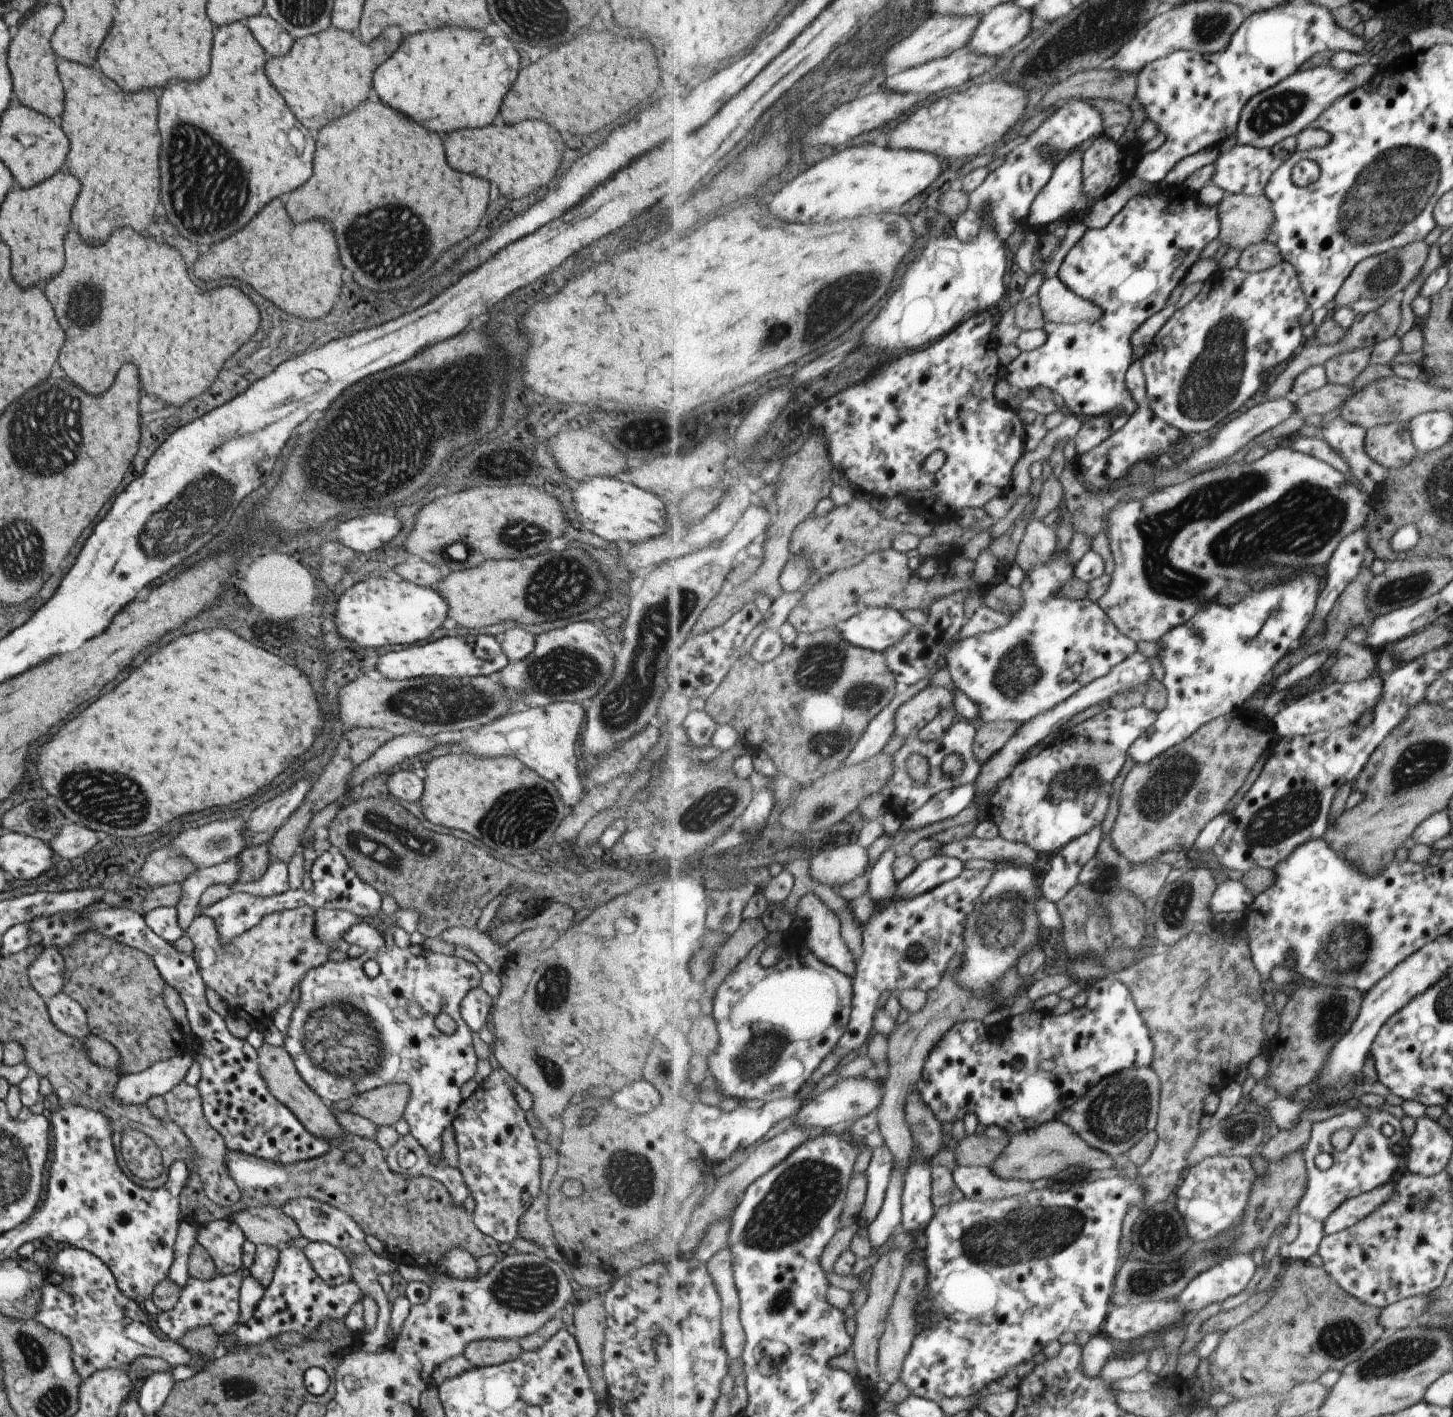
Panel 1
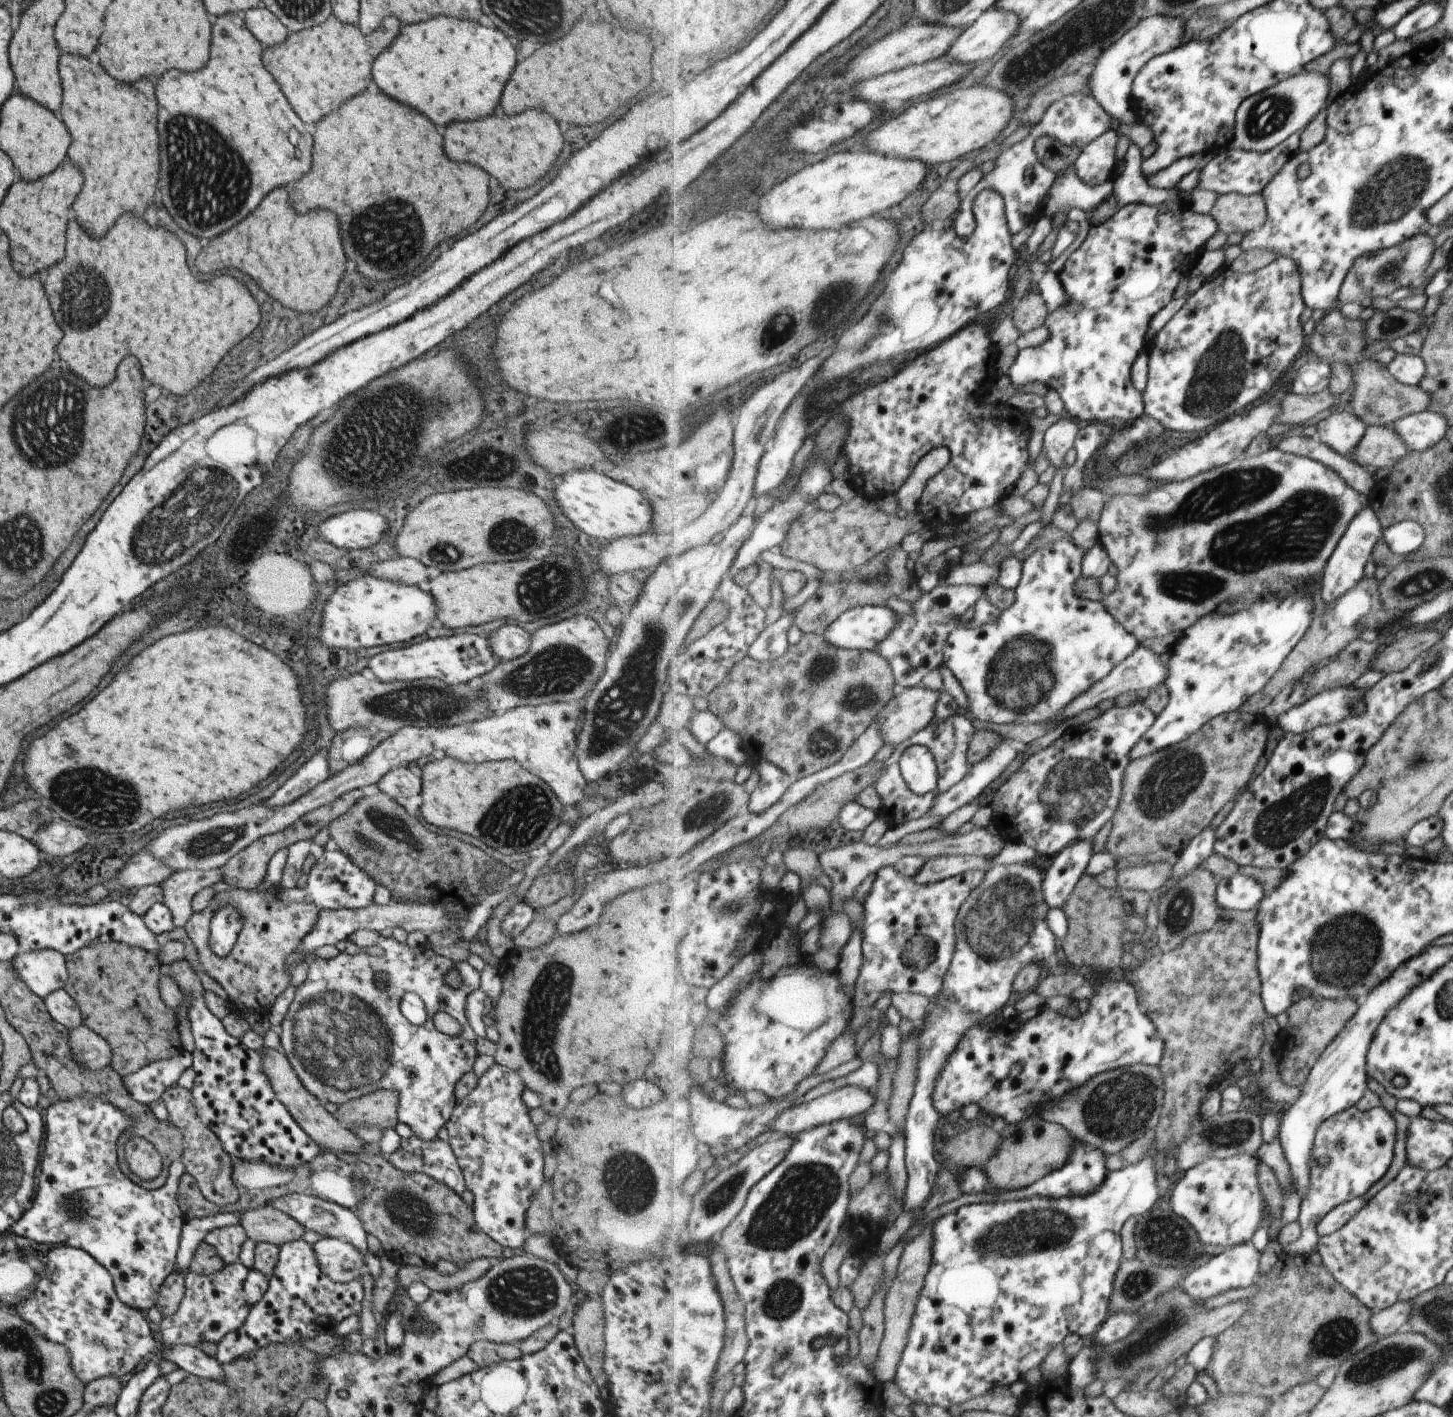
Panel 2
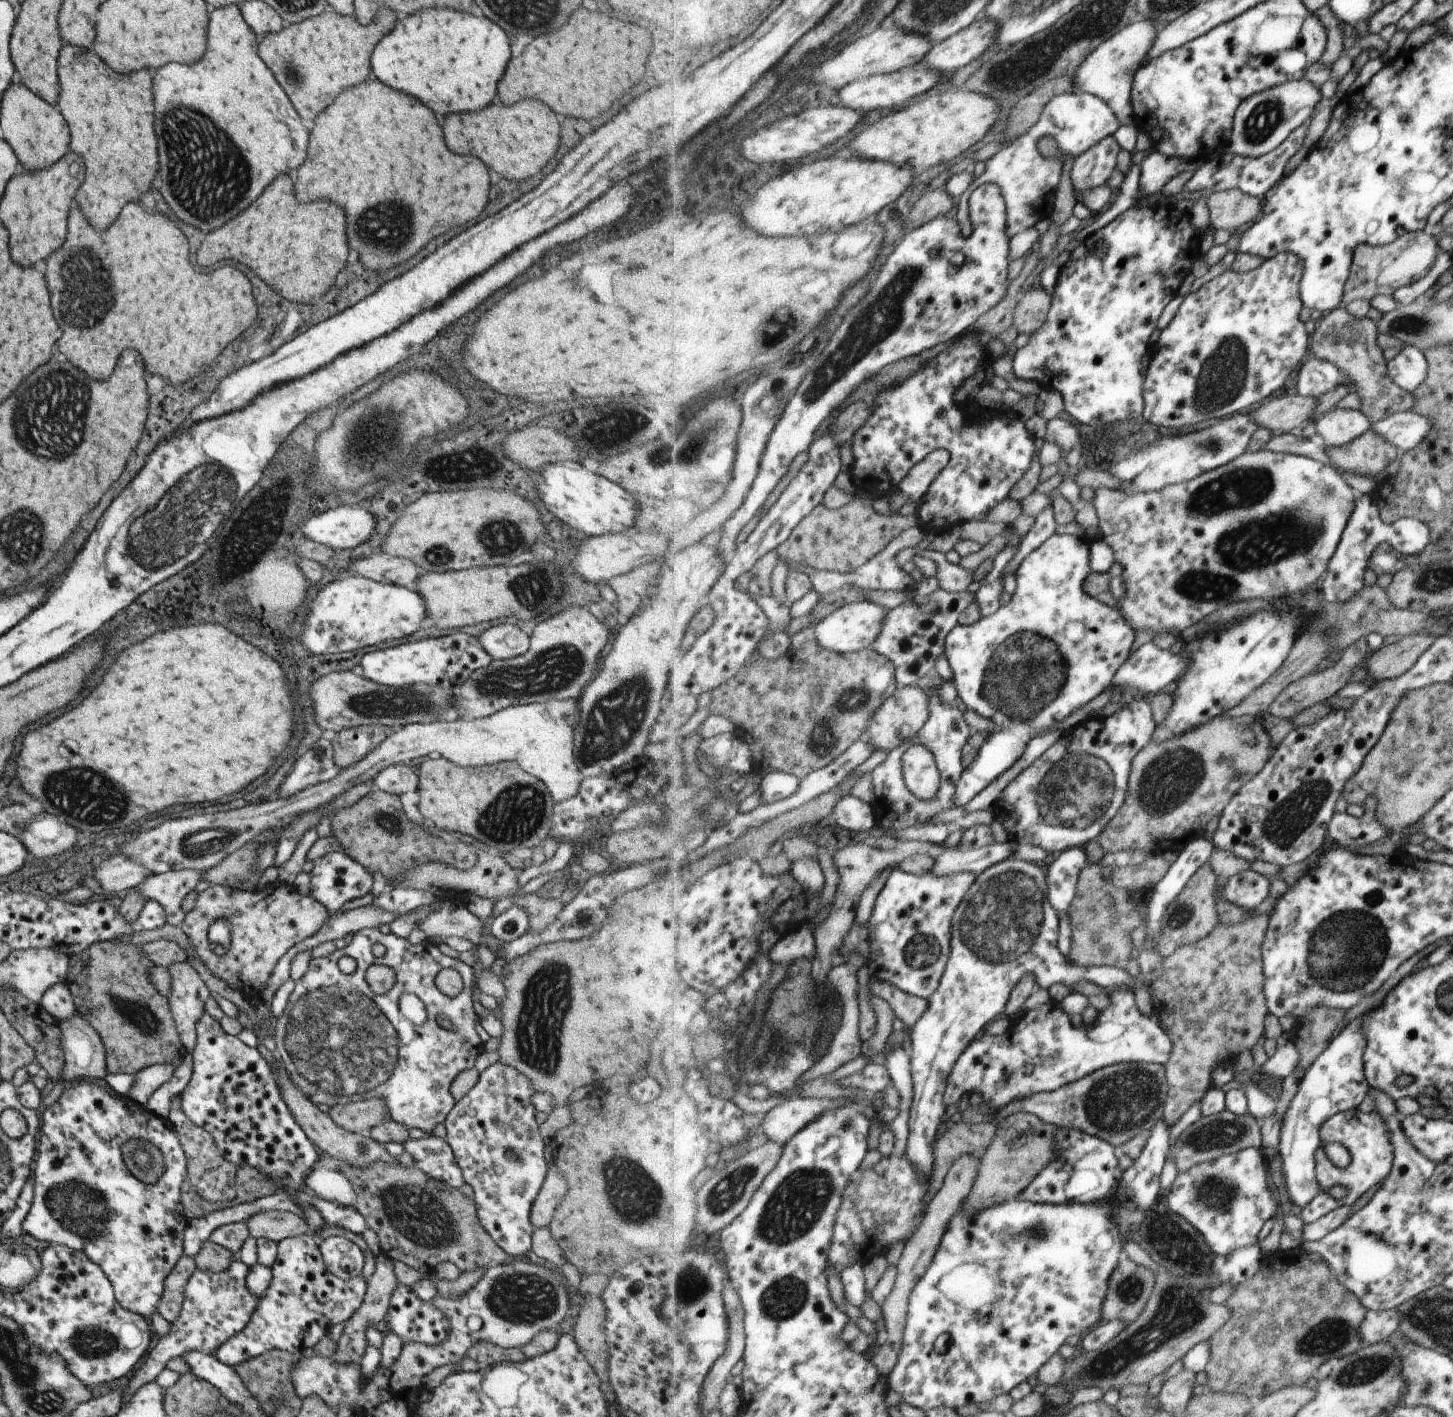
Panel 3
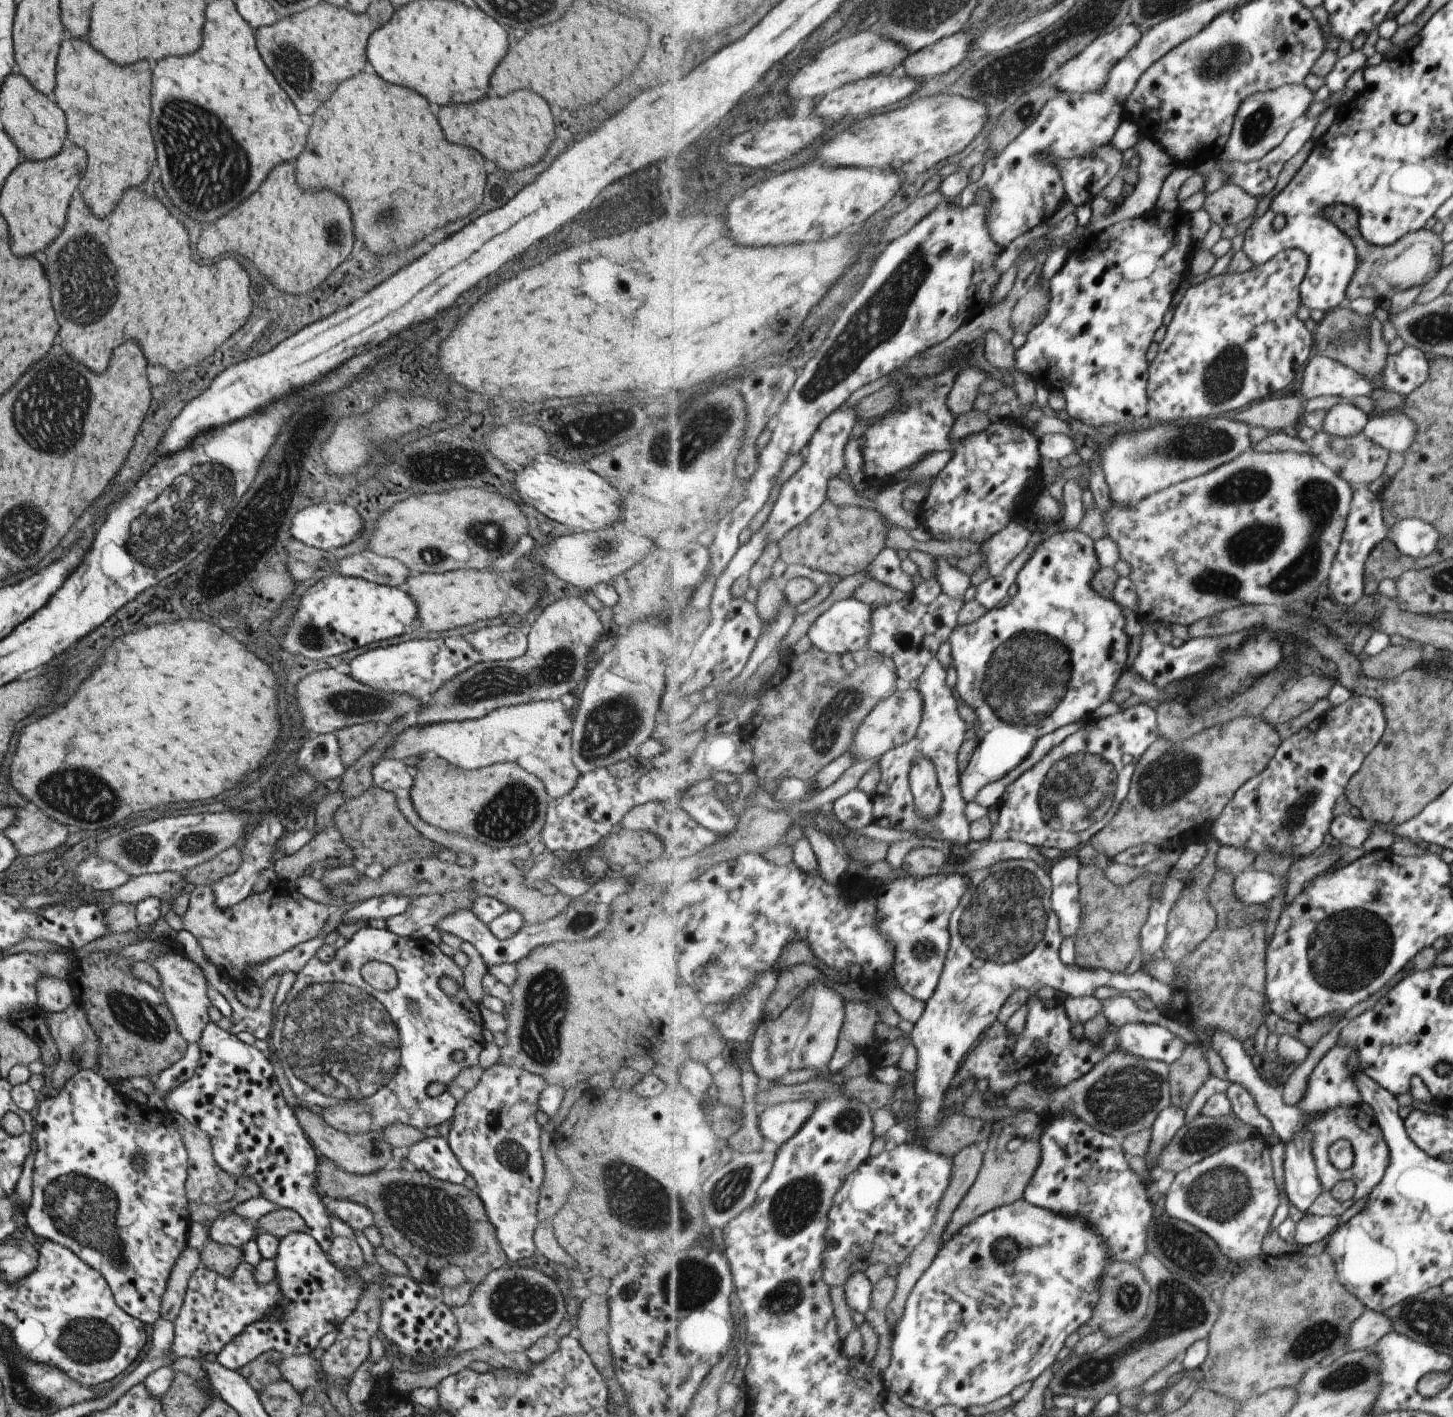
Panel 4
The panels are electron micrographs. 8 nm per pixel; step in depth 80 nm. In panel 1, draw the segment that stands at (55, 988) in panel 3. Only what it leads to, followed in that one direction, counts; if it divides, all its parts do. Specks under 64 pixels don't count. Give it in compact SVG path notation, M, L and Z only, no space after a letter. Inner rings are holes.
M59 992L45 1002L45 1007L49 1019L63 1034L72 1035L81 1041L89 1038L85 1014L71 996Z

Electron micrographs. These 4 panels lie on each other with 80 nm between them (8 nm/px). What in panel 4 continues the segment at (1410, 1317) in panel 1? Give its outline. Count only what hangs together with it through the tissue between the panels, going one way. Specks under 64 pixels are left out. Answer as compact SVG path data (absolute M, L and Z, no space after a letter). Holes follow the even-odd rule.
M1365 1310L1349 1326L1347 1350L1369 1350L1381 1336L1391 1331L1391 1322L1383 1313Z

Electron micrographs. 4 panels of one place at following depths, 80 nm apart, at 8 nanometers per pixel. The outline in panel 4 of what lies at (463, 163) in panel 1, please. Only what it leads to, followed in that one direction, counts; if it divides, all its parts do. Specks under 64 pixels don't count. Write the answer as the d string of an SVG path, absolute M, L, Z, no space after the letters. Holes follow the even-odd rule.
M527 90L513 92L505 98L485 98L483 102L469 106L443 106L437 120L447 142L477 150L485 160L505 172L535 164L549 150L549 144L555 138L549 106Z

